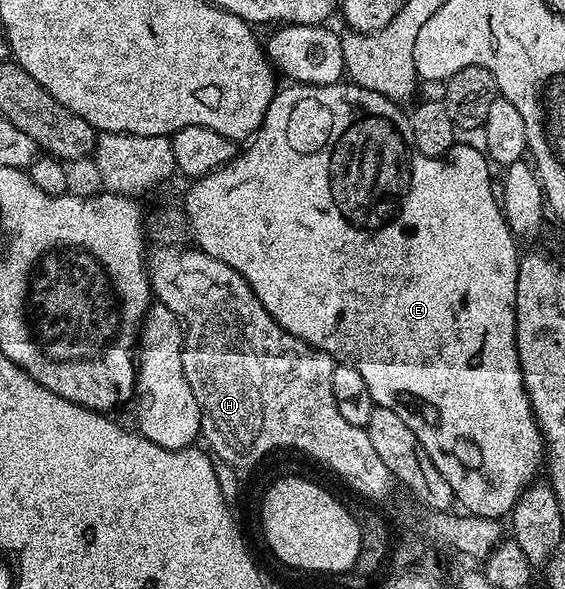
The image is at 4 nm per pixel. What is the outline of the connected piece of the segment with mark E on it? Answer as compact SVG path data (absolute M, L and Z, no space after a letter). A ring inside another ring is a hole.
M291 83L288 86L276 92L261 127L250 138L244 153L243 150L236 152L234 159L220 169L190 182L191 190L181 202L181 208L187 214L194 244L202 253L221 259L221 263L240 273L265 311L269 311L289 335L297 335L312 349L328 353L337 363L355 365L369 386L369 395L373 395L376 406L397 411L397 416L417 435L421 447L425 447L425 455L433 459L445 483L449 483L452 498L458 504L460 501L466 512L478 517L506 518L524 489L536 480L535 472L538 469L540 472L545 461L545 446L543 433L531 411L517 351L515 304L521 249L515 246L516 234L511 232L503 216L496 186L495 189L491 186L492 166L486 152L455 143L446 156L426 157L415 149L410 116L403 114L399 110L402 108L385 95L377 95L377 91L362 89L354 83Z

